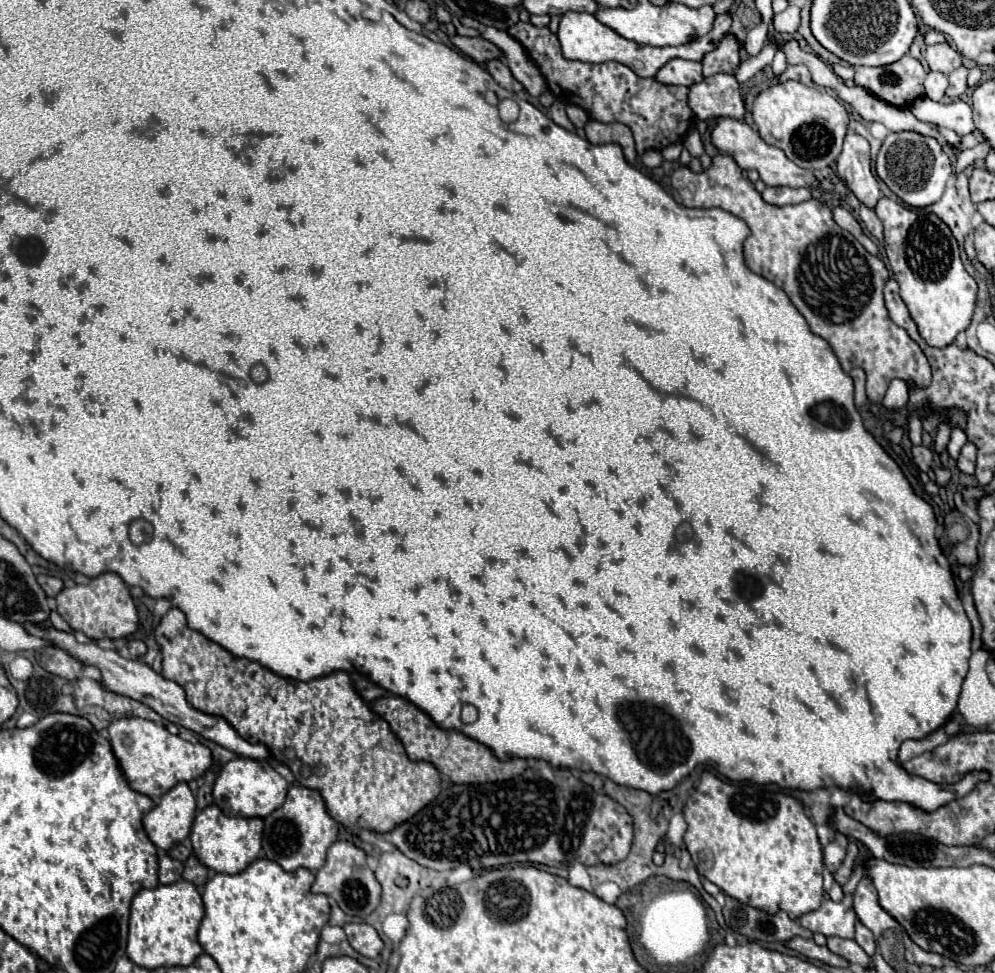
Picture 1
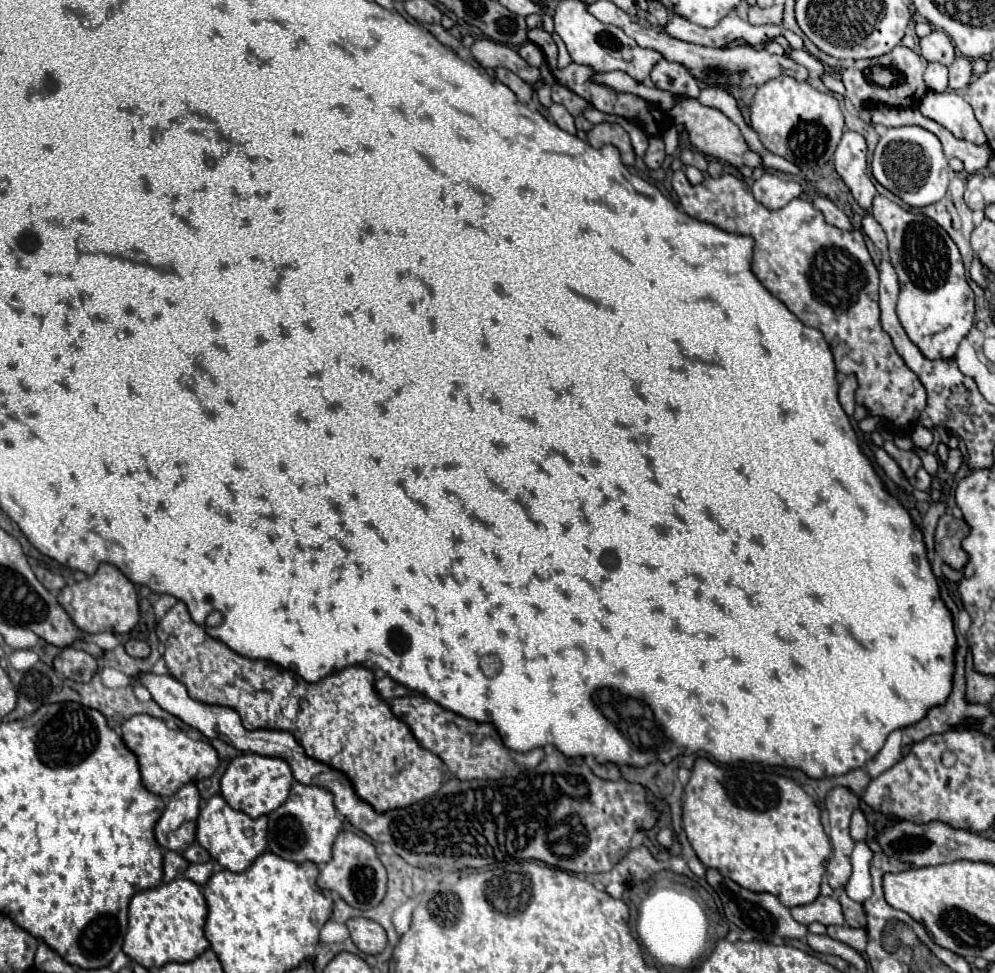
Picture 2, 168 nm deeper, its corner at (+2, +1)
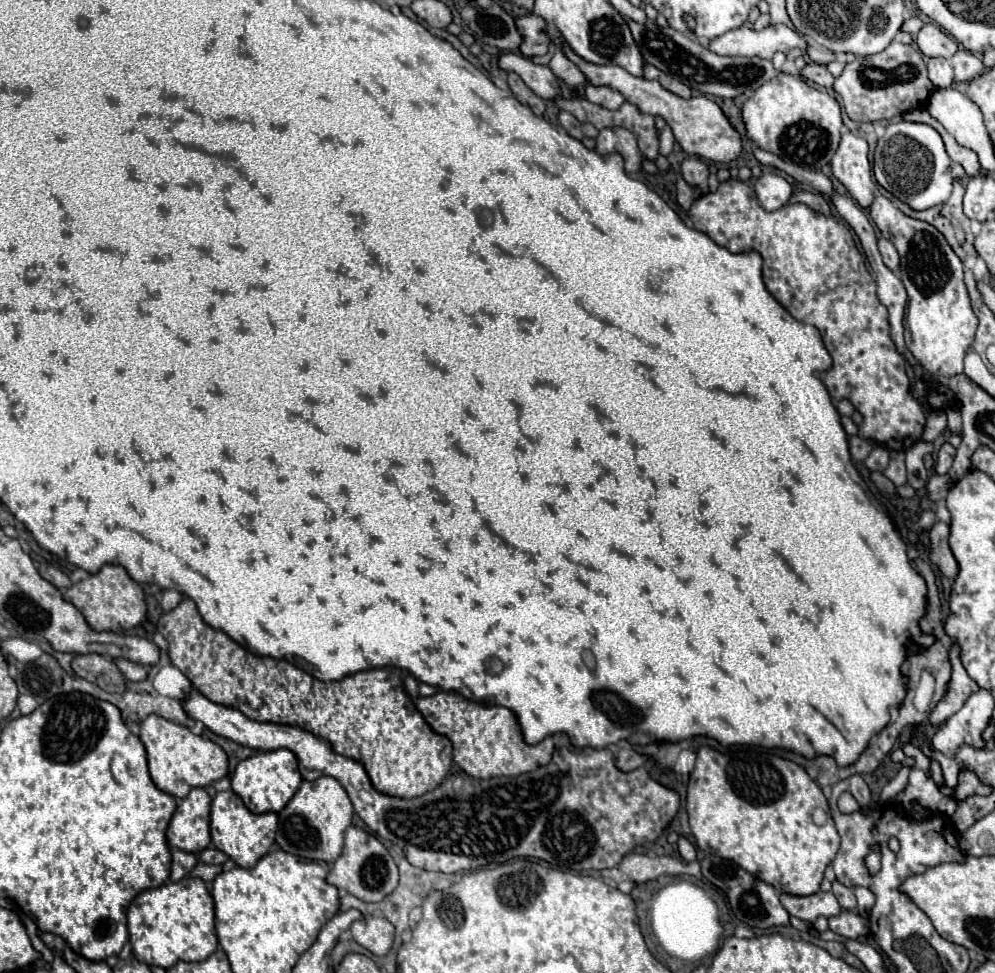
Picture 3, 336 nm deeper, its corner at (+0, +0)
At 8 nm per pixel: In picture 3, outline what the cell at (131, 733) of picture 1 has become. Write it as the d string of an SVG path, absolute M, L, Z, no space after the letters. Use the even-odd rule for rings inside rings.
M149 715L141 723L139 739L145 745L149 773L155 787L175 799L183 799L193 787L207 787L227 775L227 755L217 743L193 735L187 727L167 721L159 715Z

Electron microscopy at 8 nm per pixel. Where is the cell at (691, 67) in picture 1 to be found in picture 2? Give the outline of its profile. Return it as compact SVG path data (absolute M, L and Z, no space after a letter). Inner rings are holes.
M659 60L651 70L651 80L659 90L667 90L673 94L685 94L687 98L699 96L699 86L695 78L685 70L683 66L677 66L675 62Z

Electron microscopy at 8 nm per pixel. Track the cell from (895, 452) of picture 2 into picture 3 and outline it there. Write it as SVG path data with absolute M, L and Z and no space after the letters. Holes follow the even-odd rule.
M889 451L891 461L889 467L883 471L885 477L889 477L897 487L907 483L907 469L905 469L905 453L903 451Z

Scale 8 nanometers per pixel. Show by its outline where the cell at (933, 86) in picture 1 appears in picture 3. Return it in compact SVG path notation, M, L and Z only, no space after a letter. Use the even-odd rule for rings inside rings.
M933 57L927 61L929 67L929 79L935 87L951 87L953 83L953 67L943 57Z

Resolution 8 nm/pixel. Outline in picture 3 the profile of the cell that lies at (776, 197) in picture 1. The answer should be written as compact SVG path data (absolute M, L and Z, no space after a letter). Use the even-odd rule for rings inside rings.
M775 173L761 175L755 181L753 189L755 189L755 195L765 211L781 209L785 203L789 203L789 199L793 195L793 187L789 185L789 181Z

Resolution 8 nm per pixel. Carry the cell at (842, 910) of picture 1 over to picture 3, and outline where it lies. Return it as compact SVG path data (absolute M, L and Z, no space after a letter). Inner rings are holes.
M815 893L809 897L793 897L793 895L781 895L783 907L789 911L789 915L813 923L817 917L835 917L841 911L839 901L833 893Z

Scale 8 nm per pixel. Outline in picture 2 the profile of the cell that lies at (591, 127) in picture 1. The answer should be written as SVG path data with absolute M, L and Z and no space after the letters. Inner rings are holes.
M601 122L587 136L589 136L589 144L593 148L603 148L605 144L613 144L621 152L621 160L623 160L625 166L635 164L635 152L633 152L629 134L619 124Z

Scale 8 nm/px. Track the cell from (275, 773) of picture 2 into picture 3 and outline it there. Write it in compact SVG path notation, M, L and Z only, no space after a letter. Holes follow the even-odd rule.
M279 749L279 751L261 751L253 757L243 759L235 773L231 775L231 789L243 799L245 807L251 813L277 813L281 811L291 797L295 795L295 791L299 789L303 777L297 769L297 759L289 749Z

